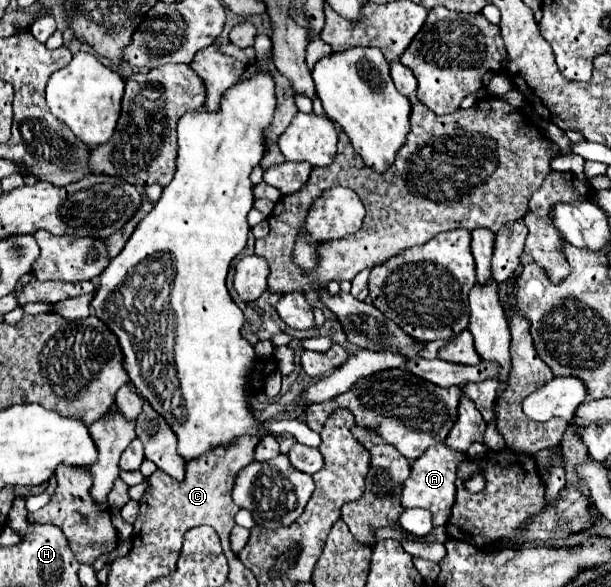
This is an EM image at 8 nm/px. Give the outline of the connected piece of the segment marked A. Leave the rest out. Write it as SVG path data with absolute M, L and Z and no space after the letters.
M444 442L430 446L430 450L426 450L412 464L410 476L404 482L402 504L406 508L408 506L420 506L420 508L430 510L434 514L434 526L446 524L448 514L450 514L450 506L456 502L456 474L458 474L458 466L460 466L460 462L464 462L464 458L466 458L466 454L448 448Z

